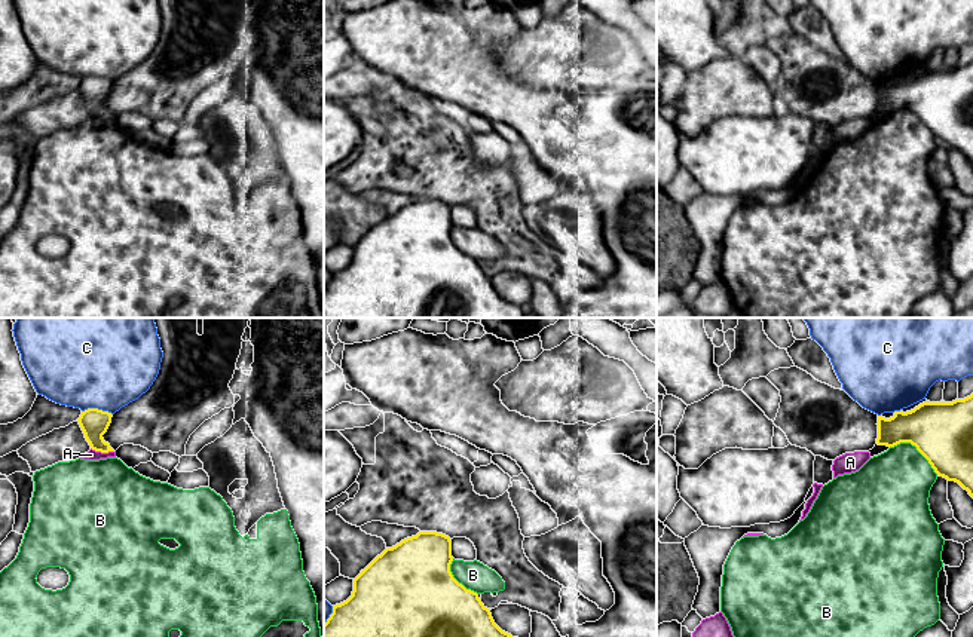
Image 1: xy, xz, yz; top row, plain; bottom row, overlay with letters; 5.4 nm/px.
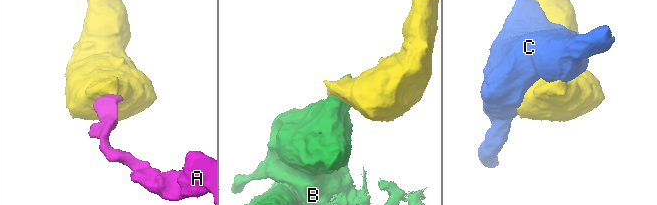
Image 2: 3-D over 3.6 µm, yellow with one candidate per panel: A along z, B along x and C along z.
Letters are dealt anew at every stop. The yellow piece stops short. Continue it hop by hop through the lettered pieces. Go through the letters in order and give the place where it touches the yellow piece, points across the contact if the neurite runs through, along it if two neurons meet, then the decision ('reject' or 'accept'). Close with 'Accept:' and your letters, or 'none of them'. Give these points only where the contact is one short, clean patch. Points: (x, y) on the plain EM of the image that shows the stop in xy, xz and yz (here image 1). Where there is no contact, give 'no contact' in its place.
A: meets yellow in xy at (103, 119); border along xy (91, 115), (100, 119), (113, 119); reject
B: meets yellow in yz at (917, 116); reject
C: meets yellow in xy at (97, 76); reject
Accept: none of them

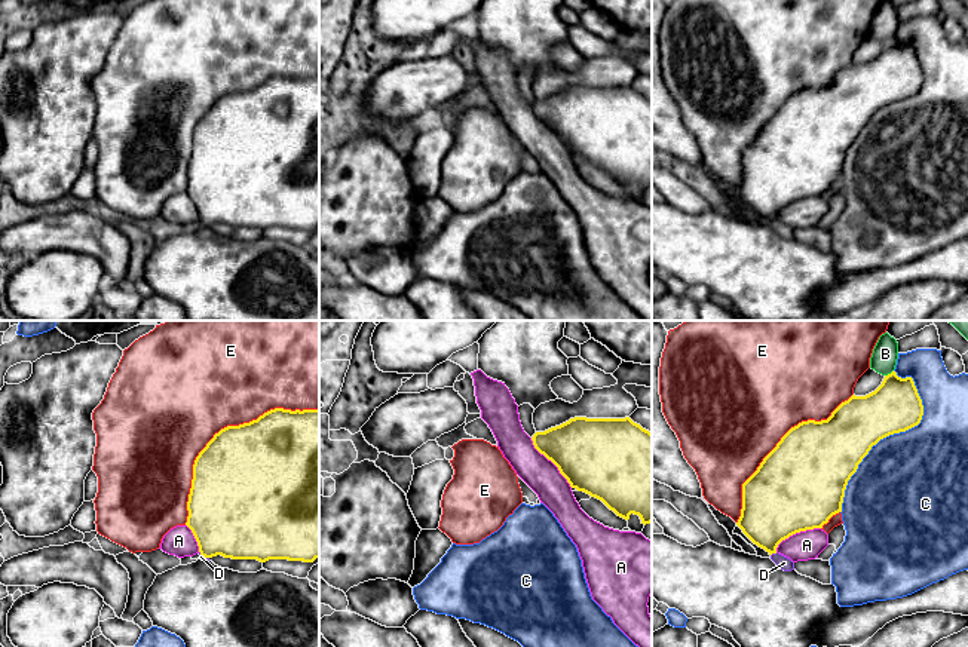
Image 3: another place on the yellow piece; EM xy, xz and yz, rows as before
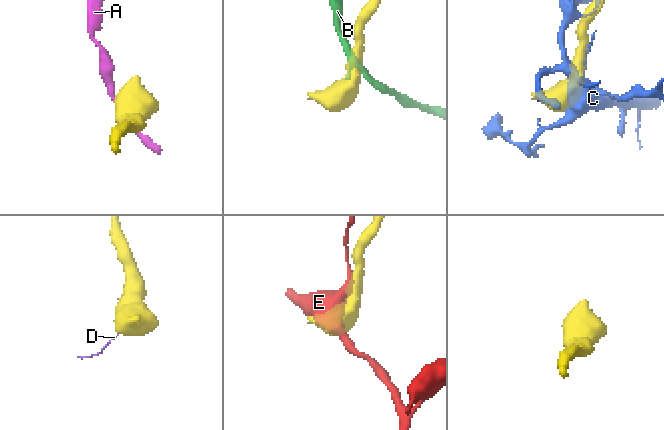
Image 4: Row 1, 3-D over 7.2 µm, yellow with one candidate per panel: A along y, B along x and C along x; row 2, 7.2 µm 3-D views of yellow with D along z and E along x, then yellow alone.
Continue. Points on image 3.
A: meets yellow in xz at (551, 128); reject
B: meets yellow in yz at (888, 42); border along yz (893, 37), (885, 43); reject
C: meets yellow in yz at (885, 104); reject
D: meets yellow in yz at (774, 220); runs through yz (775, 174), (772, 186), (774, 220), (784, 230); accept
E: meets yellow in xy at (221, 97); reject
Accept: D

